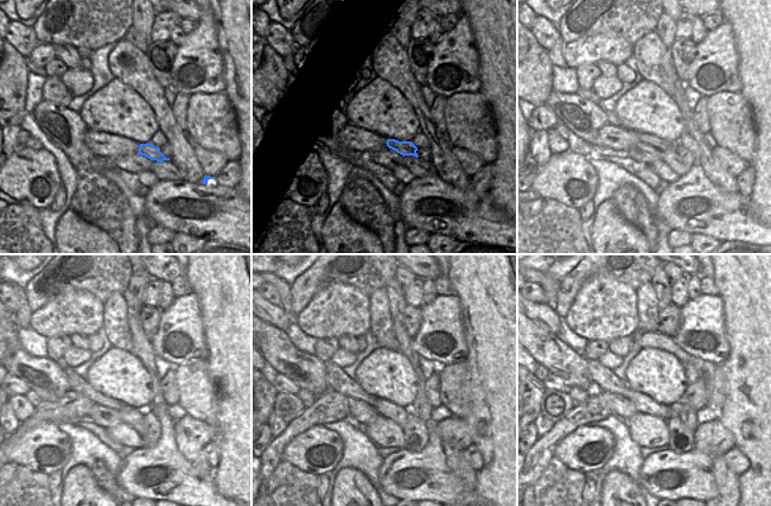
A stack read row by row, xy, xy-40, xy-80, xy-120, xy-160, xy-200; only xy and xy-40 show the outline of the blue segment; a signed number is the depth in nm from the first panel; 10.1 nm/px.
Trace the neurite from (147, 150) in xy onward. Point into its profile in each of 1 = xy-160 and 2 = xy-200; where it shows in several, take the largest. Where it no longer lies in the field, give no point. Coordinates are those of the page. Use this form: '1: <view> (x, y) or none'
1: xy-160 (337, 380)
2: xy-200 (603, 379)

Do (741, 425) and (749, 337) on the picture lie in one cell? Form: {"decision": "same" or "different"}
{"decision": "same"}

